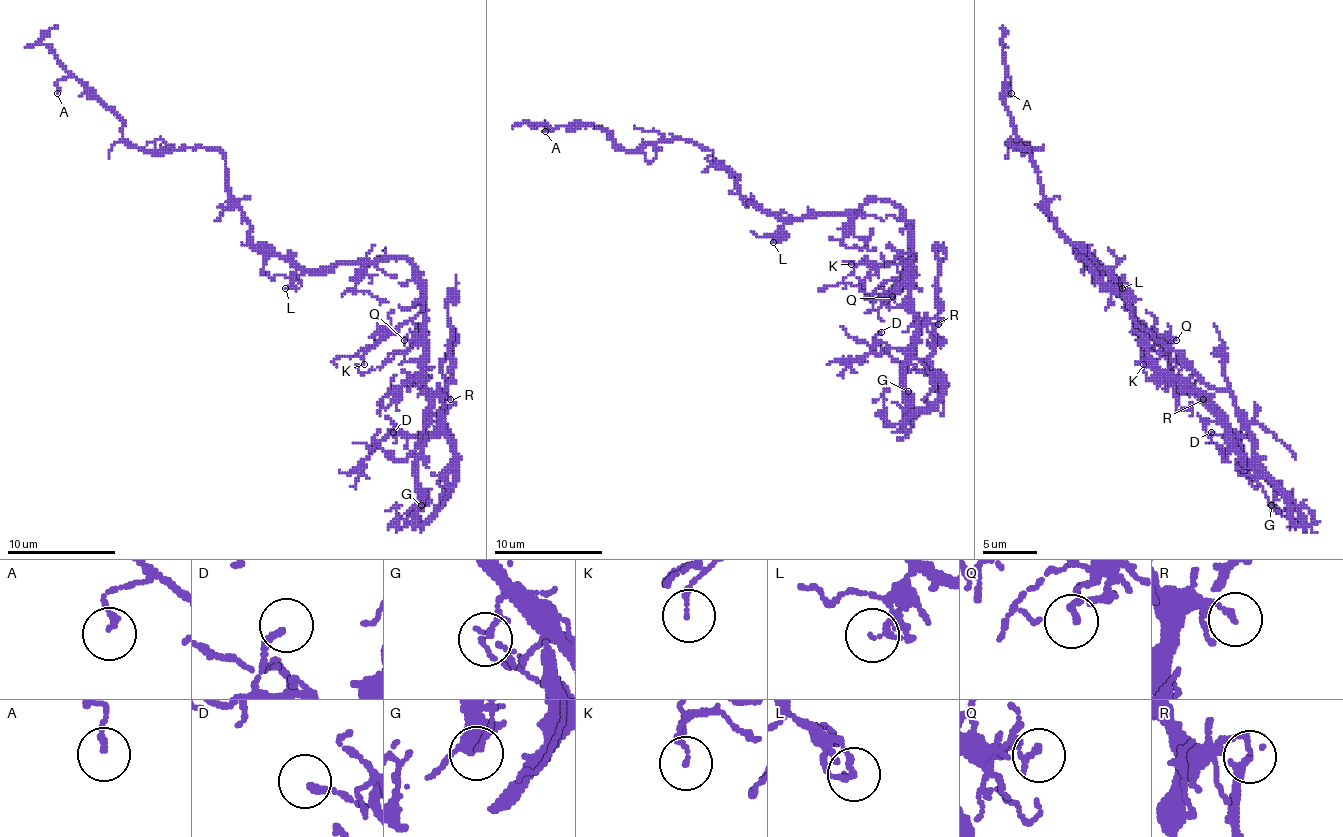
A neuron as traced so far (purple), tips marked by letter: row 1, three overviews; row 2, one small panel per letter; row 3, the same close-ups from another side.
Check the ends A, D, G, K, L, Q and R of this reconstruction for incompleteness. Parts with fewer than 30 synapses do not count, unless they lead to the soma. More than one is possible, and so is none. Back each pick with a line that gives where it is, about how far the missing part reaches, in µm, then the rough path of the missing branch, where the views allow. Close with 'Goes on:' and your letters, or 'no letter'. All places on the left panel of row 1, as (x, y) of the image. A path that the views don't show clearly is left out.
Goes on: no letter

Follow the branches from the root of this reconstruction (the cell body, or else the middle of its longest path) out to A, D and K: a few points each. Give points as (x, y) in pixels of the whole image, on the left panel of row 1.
A: (423, 307), (423, 280), (404, 258), (299, 269), (266, 256), (217, 150), (139, 150), (74, 77), (57, 93)
D: (423, 307), (421, 524), (453, 483), (450, 443), (399, 429), (385, 437), (393, 432)
K: (423, 307), (404, 324), (391, 329), (364, 356), (364, 364)

